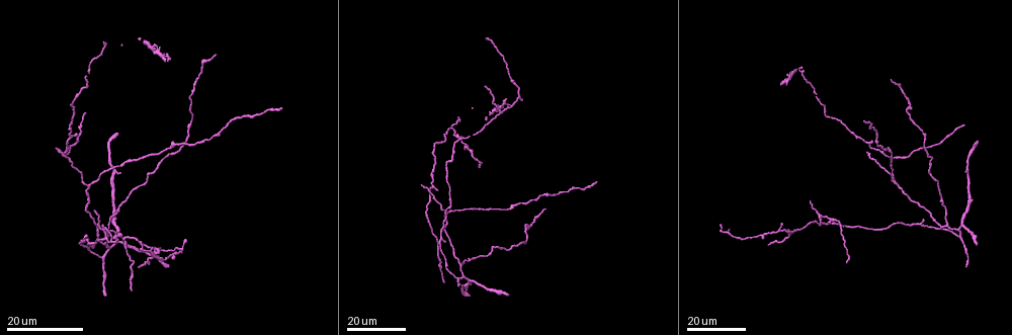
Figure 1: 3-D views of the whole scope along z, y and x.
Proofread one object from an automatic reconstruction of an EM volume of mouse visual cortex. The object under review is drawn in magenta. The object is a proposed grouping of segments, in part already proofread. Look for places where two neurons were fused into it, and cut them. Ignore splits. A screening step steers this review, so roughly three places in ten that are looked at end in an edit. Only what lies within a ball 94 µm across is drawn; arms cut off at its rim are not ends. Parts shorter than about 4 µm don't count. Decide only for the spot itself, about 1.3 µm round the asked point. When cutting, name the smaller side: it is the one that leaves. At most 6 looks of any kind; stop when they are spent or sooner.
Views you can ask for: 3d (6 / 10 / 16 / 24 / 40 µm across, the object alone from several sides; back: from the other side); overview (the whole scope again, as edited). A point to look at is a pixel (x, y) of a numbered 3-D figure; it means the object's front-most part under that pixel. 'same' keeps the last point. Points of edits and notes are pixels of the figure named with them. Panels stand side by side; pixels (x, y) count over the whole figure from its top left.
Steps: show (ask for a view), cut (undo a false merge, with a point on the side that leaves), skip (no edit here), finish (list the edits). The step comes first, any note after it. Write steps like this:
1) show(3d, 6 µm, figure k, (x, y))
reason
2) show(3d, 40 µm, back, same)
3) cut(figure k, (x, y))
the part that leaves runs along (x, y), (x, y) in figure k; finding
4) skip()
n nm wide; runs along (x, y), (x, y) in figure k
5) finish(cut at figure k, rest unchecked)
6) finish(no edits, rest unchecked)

show(3d, 24 µm, figure 1, (194, 87))
narrows sharply

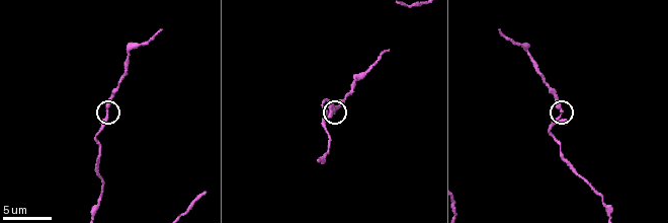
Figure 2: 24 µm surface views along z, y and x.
show(3d, 6 µm, figure 2, (108, 115))

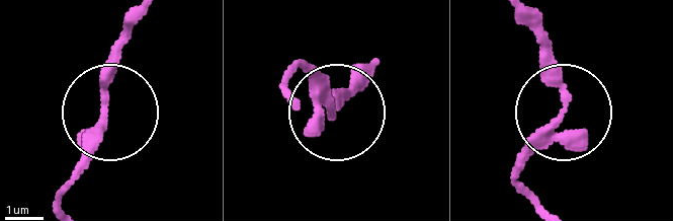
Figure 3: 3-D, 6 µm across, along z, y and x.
skip()
runs along (543, 205), (515, 165), (563, 97), (543, 23) in figure 3; one neuron here

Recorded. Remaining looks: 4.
show(3d, 24 µm, figure 1, (502, 111))
arms part here

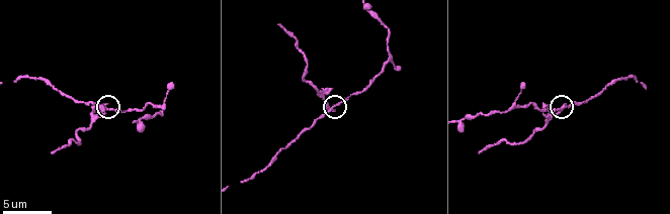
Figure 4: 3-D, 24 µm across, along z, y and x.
show(3d, 10 µm, figure 4, (563, 107))
zoom in

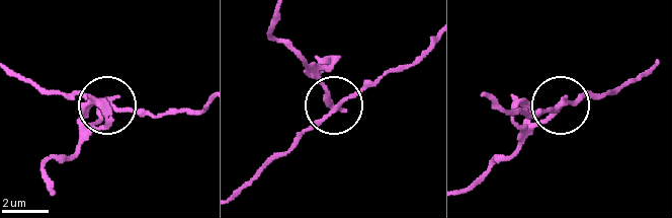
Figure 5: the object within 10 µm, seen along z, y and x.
cut(figure 5, (323, 71))
side arm 13 µm; the part that leaves runs along (334, 105), (322, 84), (271, 31), (275, 8) in figure 5; two neurons meet here

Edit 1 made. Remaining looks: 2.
show(3d, 16 µm, figure 4, (138, 120))
thick turns thin

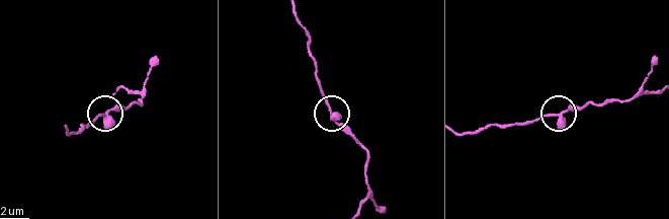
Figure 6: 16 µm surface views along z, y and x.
show(3d, 6 µm, figure 6, (104, 114))
closer look

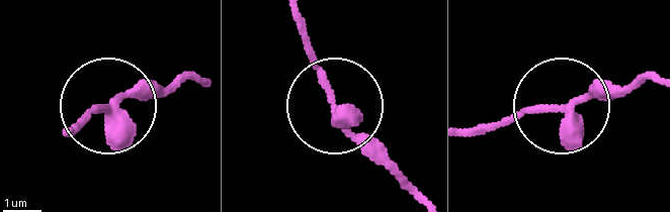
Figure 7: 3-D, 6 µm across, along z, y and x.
skip()
runs along (197, 79), (123, 95), (69, 126) in figure 7; one neuron here

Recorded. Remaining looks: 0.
finish(cut at figure 5, rest unchecked)

